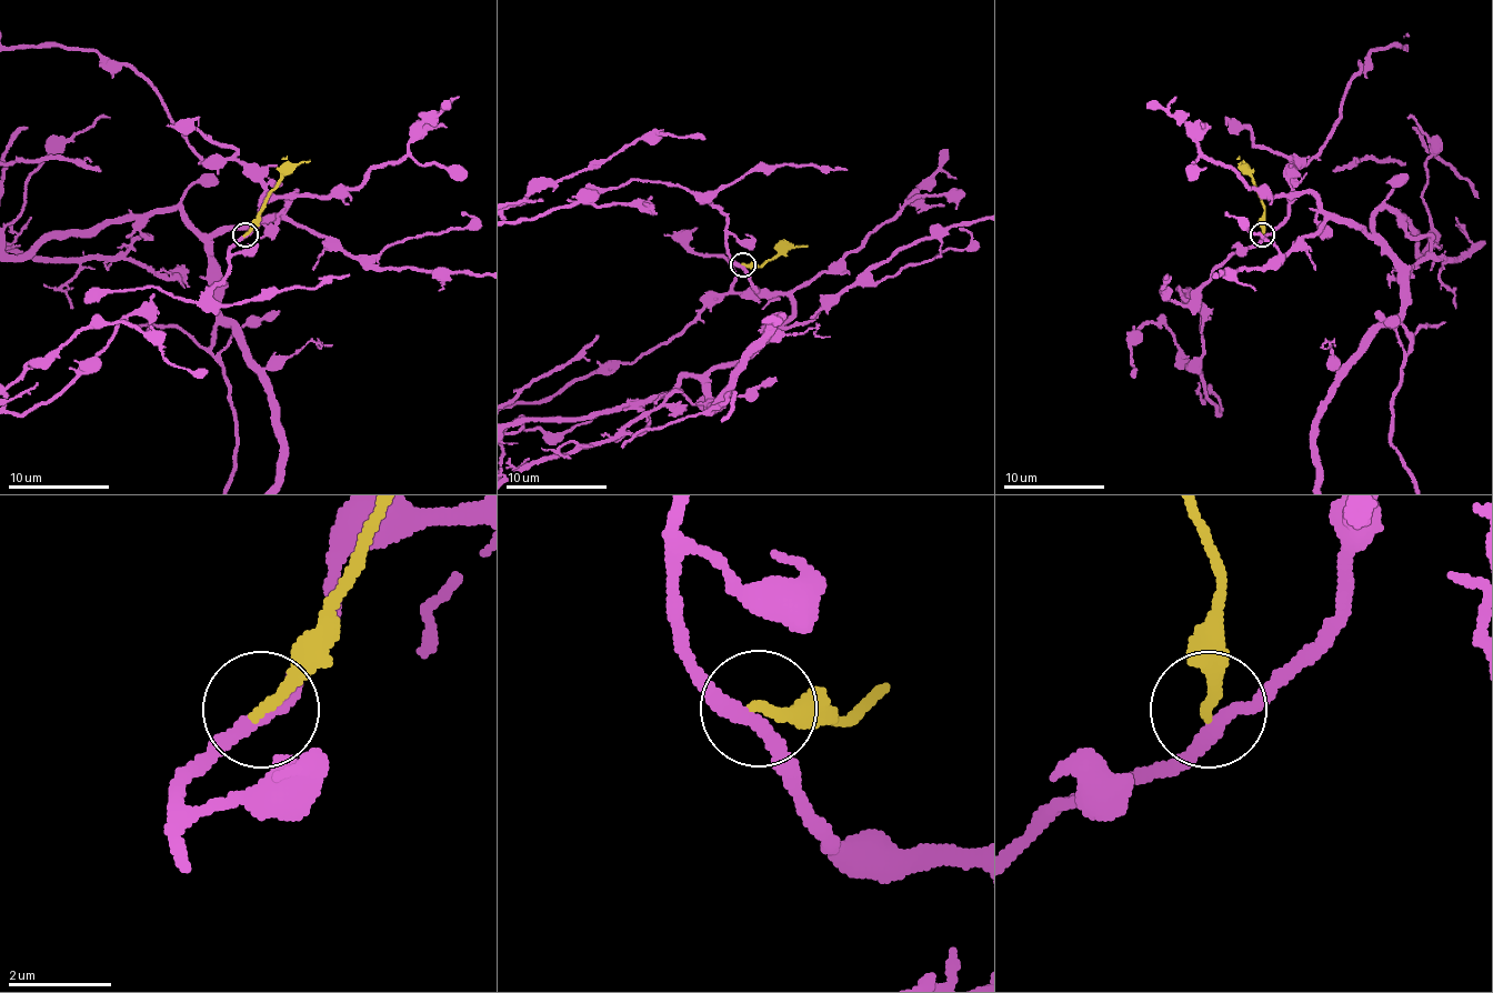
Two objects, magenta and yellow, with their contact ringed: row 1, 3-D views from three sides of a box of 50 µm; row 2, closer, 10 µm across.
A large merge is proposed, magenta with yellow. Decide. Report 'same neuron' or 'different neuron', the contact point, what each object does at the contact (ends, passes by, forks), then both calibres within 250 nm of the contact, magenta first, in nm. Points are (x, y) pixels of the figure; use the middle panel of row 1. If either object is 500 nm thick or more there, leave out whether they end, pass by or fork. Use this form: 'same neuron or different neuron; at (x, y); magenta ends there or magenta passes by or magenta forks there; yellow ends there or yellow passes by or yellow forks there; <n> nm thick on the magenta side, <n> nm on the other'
different neuron; at (742, 264); magenta passes by; yellow ends there; 280 nm thick on the magenta side, 240 nm on the other

